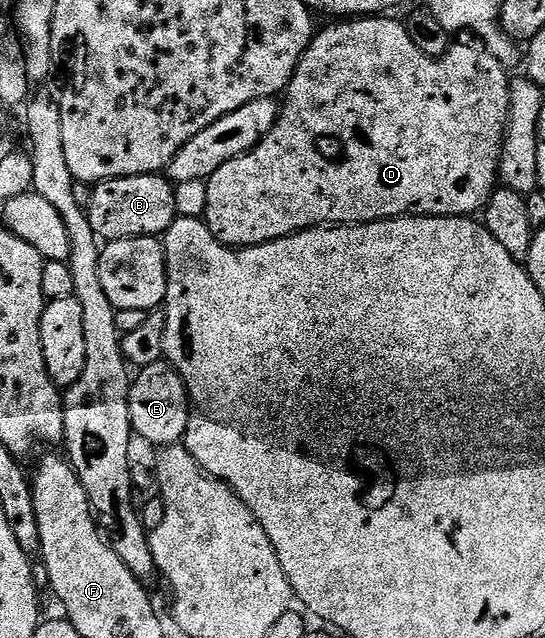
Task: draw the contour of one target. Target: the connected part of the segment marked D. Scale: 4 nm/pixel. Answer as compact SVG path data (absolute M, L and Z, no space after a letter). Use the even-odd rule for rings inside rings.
M355 17L350 21L335 21L332 27L327 27L323 32L316 34L312 38L311 43L303 51L303 56L299 58L299 63L295 67L294 82L298 83L355 83L355 104L351 103L330 103L323 95L311 96L307 91L299 91L296 95L288 94L286 96L287 104L282 104L279 112L279 119L273 125L273 129L269 132L253 150L239 155L236 159L230 159L225 165L221 165L221 169L217 169L217 173L213 173L210 179L206 180L208 189L207 212L205 214L205 222L207 228L213 233L213 237L217 237L217 241L222 243L224 247L256 247L262 243L272 243L275 239L283 239L286 235L297 235L301 231L322 227L324 225L358 225L361 223L376 223L382 219L402 219L405 215L461 215L464 217L474 216L476 213L482 212L487 206L487 202L491 199L491 194L497 190L499 183L499 162L501 161L501 153L503 152L503 139L507 135L507 118L511 112L511 79L509 78L508 68L504 67L501 61L497 61L497 57L493 57L490 51L482 46L470 47L467 43L456 42L447 50L439 59L429 57L425 53L421 53L421 49L417 49L417 45L413 45L413 37L409 37L406 22L399 23L395 17Z

